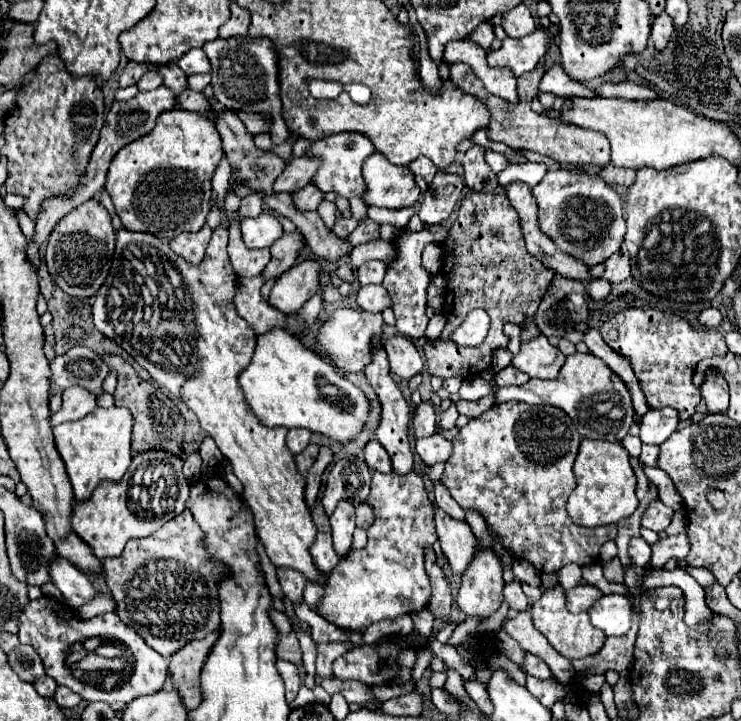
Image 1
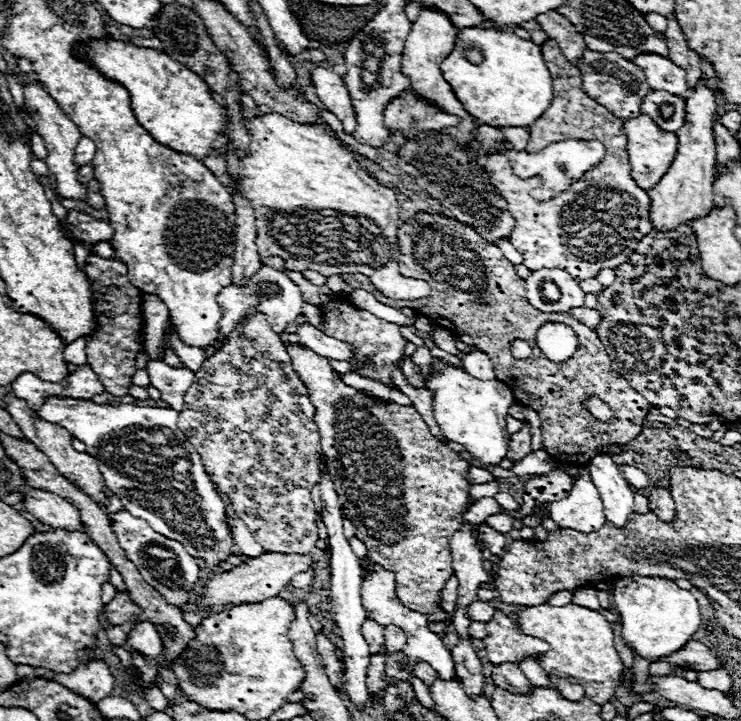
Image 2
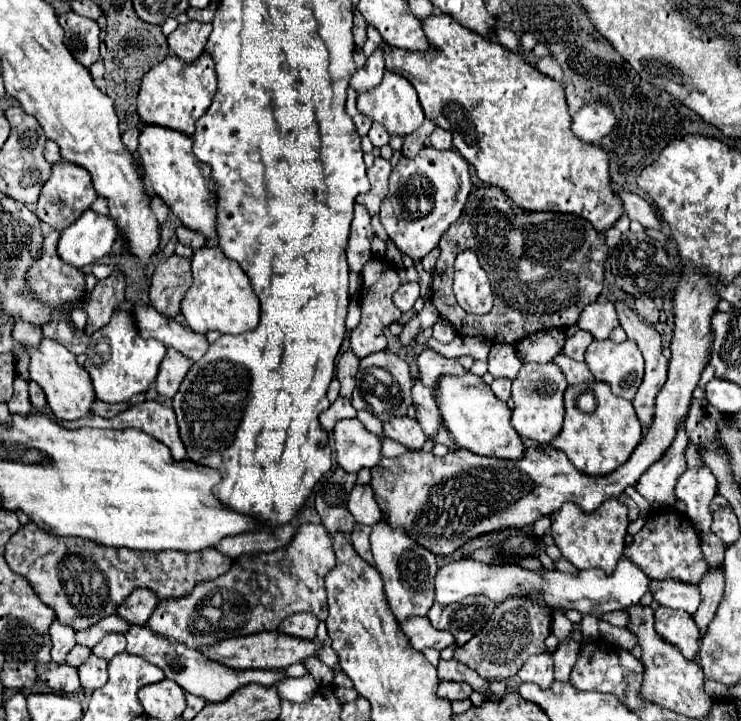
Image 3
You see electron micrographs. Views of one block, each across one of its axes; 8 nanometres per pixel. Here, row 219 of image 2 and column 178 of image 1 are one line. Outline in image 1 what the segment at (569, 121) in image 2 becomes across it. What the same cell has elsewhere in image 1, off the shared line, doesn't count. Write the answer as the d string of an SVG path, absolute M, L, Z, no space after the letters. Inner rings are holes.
M184 510L152 536L128 540L122 556L104 560L106 584L116 600L116 614L164 658L192 640L200 640L220 626L216 580L222 566L210 564L202 546L202 532Z

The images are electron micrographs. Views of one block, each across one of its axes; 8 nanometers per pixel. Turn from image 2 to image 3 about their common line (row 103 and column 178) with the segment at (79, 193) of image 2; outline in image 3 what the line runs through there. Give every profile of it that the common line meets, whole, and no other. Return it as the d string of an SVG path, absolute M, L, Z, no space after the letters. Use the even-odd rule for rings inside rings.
M188 20L186 24L180 24L168 36L168 46L184 62L194 62L204 52L204 46L206 46L210 32L212 32L212 24Z

